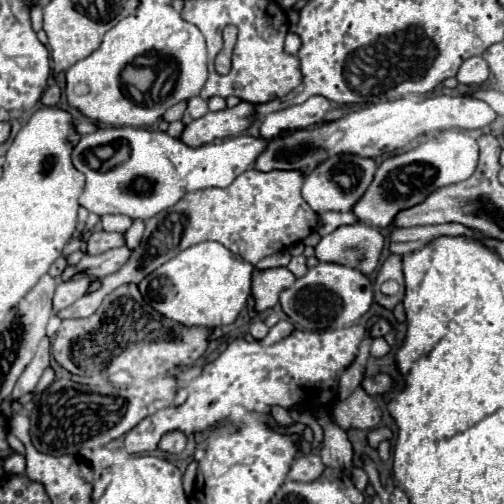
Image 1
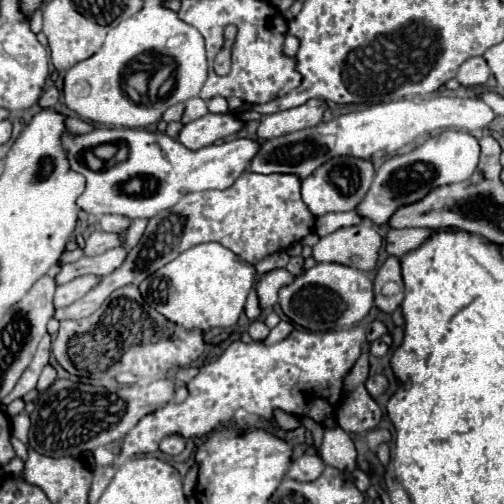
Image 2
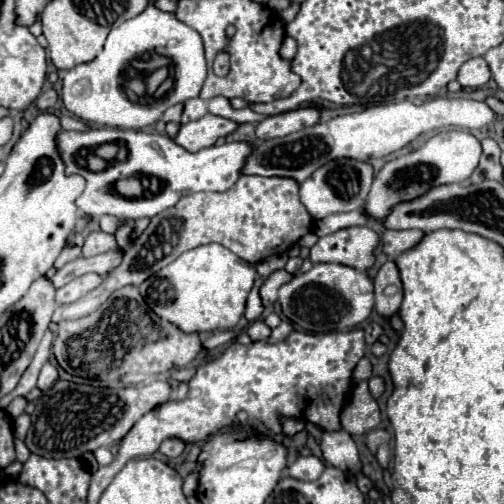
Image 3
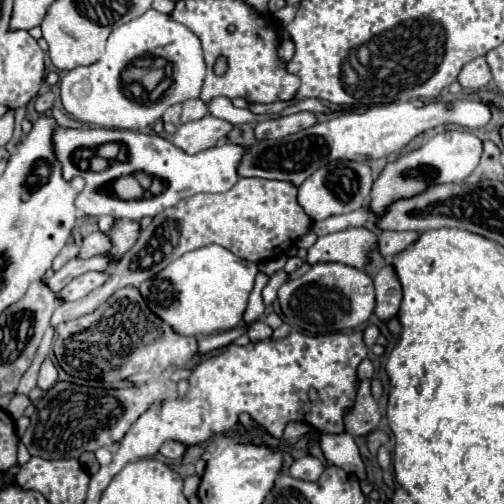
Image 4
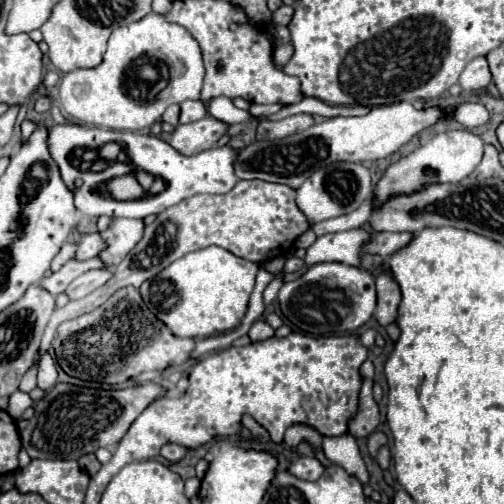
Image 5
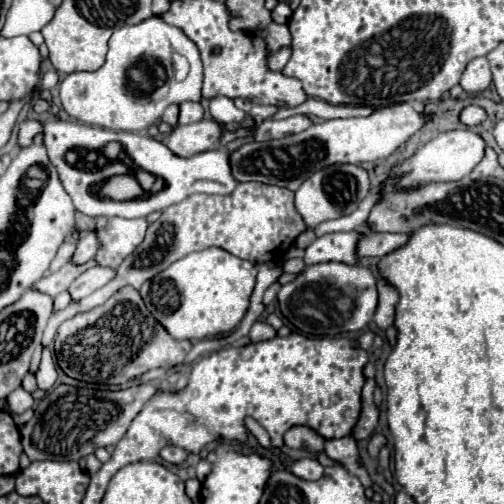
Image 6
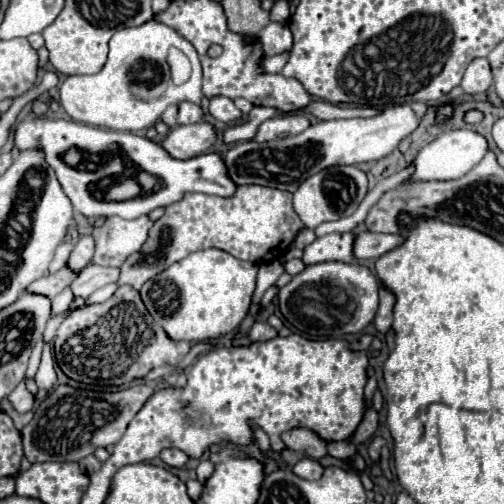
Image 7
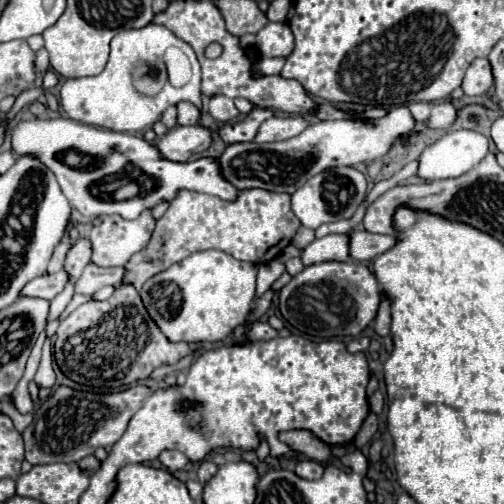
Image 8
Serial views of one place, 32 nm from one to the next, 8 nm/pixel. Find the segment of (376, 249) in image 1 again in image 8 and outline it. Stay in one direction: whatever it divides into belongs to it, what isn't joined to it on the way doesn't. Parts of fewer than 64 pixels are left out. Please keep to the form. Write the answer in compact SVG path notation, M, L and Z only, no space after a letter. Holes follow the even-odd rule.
M328 234L324 238L314 240L302 250L302 262L304 266L318 264L318 262L328 262L328 260L340 260L348 262L348 236L346 234Z

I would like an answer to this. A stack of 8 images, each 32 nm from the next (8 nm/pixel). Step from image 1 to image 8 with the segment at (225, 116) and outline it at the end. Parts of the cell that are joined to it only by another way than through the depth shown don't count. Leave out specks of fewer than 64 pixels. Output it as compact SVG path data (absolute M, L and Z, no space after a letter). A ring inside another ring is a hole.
M176 126L166 132L154 146L166 160L172 162L188 162L190 156L206 150L212 142L212 132L204 126Z

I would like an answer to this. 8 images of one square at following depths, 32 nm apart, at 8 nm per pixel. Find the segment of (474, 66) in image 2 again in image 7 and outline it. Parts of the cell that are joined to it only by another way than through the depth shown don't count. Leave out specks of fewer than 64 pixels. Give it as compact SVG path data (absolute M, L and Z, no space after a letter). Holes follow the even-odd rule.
M476 58L470 62L470 66L466 68L466 74L462 78L462 84L466 94L474 96L474 94L484 94L490 86L492 86L492 72L490 72L490 64L486 58Z

